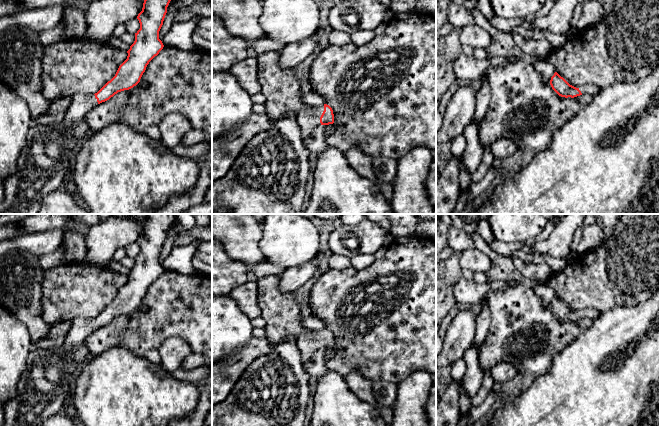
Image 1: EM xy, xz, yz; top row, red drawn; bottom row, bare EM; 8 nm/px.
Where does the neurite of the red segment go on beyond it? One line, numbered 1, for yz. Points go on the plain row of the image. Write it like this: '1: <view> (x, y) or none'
1: yz (588, 313)

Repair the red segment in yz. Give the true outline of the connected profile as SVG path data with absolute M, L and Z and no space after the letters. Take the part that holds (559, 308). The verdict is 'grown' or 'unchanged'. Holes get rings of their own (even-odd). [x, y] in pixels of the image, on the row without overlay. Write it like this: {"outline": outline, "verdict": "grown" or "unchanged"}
{"outline": "M557 296L551 301L550 309L552 313L561 321L577 321L582 318L590 318L592 320L599 316L599 312L596 310L586 309L576 312L570 309L563 301L561 301Z", "verdict": "grown"}

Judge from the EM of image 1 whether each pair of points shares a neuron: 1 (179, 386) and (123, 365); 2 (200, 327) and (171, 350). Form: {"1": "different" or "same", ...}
{"1": "same", "2": "different"}

